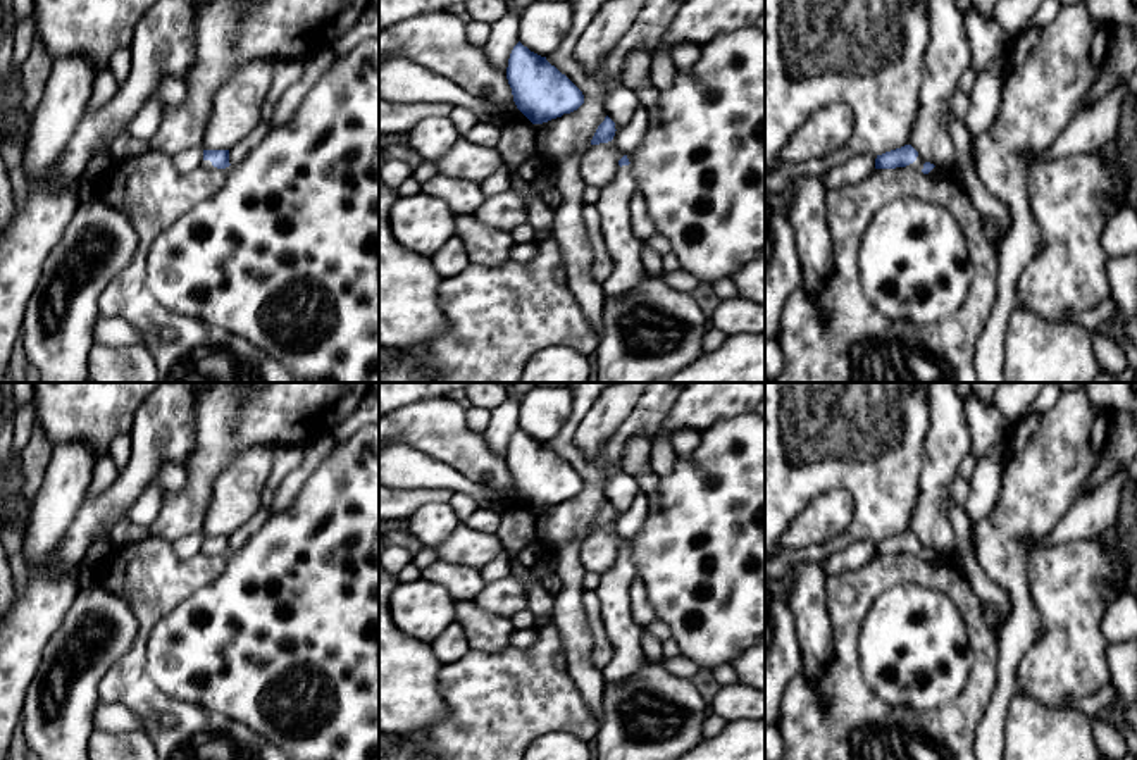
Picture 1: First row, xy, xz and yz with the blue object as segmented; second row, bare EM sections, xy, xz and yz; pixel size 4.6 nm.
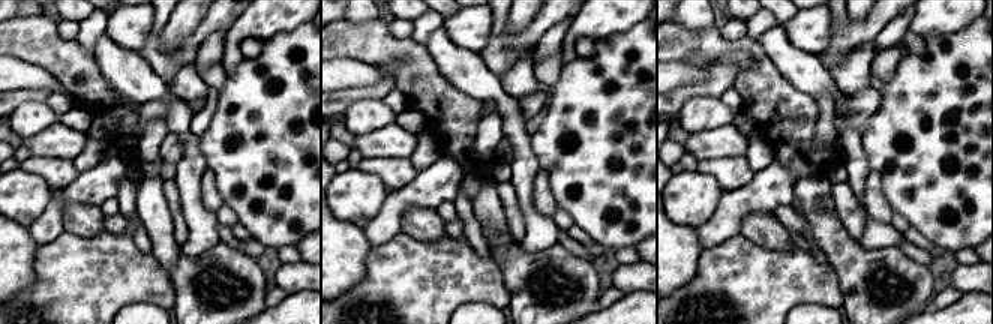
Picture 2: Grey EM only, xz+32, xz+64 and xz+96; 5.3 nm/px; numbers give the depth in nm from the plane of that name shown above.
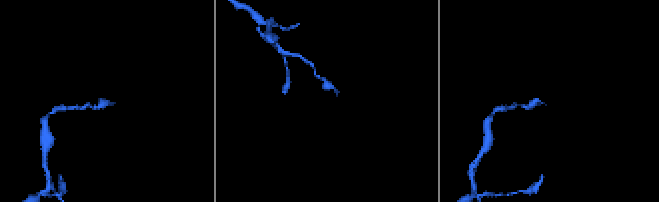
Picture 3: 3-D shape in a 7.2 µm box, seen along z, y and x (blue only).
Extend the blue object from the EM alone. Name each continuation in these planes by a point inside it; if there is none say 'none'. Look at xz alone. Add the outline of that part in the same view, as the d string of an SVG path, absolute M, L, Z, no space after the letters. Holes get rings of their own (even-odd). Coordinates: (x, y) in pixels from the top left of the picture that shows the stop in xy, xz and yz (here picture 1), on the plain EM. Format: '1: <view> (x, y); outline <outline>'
1: xz (614, 590); outline M618 551L615 564L601 574L594 589L606 636L613 645L613 658L603 669L606 682L620 682L648 663L641 645L644 629L632 620L631 610L631 586L636 579L632 551Z

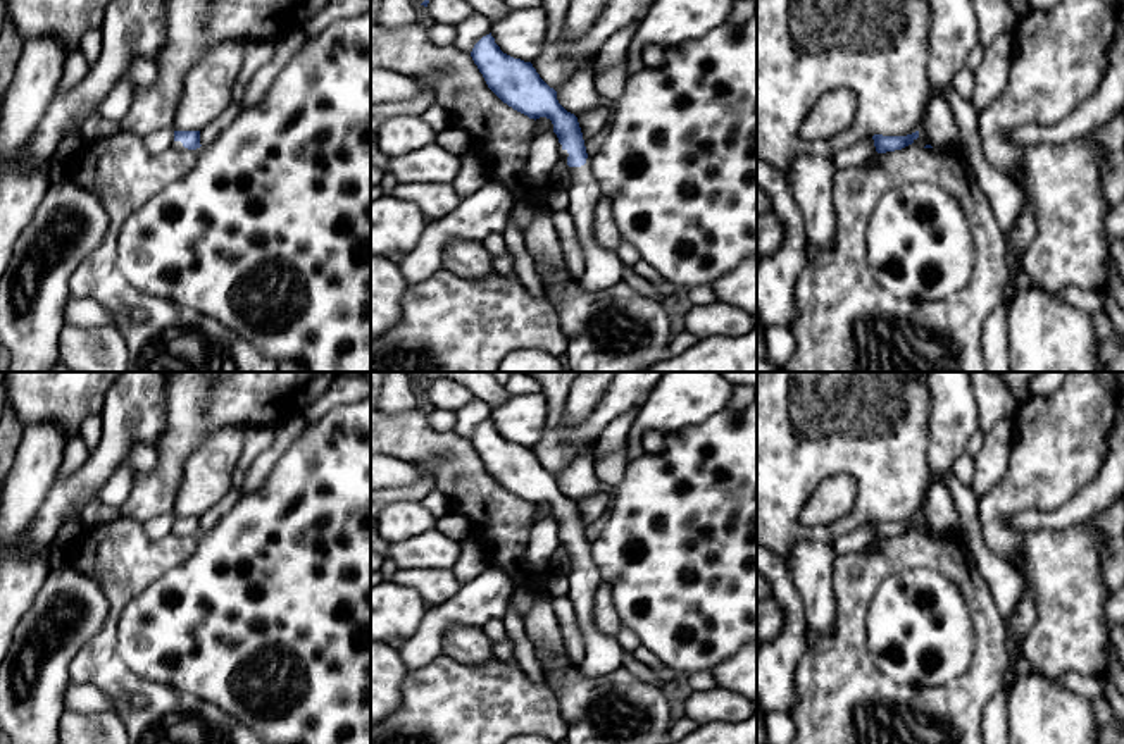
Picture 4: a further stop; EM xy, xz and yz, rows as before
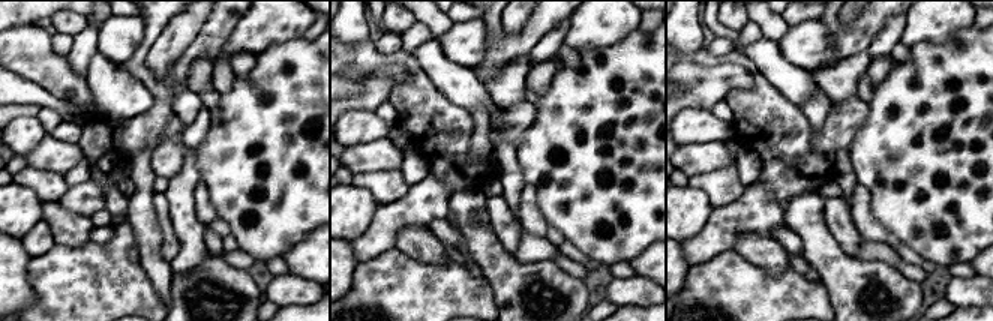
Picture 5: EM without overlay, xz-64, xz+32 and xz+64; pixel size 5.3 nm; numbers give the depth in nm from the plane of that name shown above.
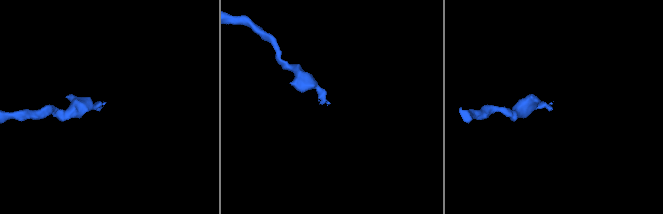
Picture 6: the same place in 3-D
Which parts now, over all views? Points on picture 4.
1: xz (602, 653); outline M590 541L581 553L571 553L571 589L567 598L574 604L579 629L584 639L584 660L579 672L596 679L624 666L624 649L615 637L602 634L593 618L593 601L602 577L590 551Z

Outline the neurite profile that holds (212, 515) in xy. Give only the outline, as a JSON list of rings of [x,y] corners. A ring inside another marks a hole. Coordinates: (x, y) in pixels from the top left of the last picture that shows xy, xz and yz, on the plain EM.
[[[231,487],[228,494],[200,517],[200,530],[212,529],[241,498],[241,487]]]

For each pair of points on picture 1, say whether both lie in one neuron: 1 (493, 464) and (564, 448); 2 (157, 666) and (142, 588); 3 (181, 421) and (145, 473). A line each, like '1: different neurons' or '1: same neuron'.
1: different neurons
2: different neurons
3: same neuron

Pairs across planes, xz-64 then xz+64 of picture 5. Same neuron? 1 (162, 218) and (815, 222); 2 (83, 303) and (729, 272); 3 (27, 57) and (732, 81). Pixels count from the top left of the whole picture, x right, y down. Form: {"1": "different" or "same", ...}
{"1": "different", "2": "same", "3": "different"}

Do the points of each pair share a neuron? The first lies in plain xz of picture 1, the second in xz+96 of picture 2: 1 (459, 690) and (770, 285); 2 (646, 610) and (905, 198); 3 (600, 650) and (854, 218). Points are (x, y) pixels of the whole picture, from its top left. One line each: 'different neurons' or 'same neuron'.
1: same neuron
2: different neurons
3: same neuron

